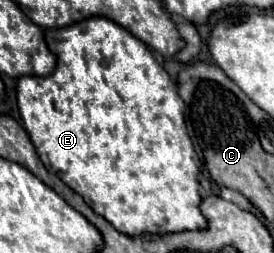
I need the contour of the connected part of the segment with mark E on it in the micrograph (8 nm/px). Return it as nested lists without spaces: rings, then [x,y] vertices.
[[[88,17],[82,23],[68,25],[66,29],[46,29],[46,43],[50,51],[56,55],[56,69],[48,77],[20,77],[16,83],[16,99],[18,99],[18,111],[22,115],[22,124],[27,135],[32,141],[40,161],[44,167],[58,175],[72,191],[82,195],[82,199],[108,223],[112,223],[120,233],[126,235],[142,235],[142,233],[178,233],[186,229],[204,229],[206,219],[200,213],[200,193],[198,193],[198,171],[200,171],[200,159],[194,153],[192,141],[188,137],[186,125],[184,125],[184,101],[180,99],[174,81],[164,71],[164,67],[154,59],[154,55],[148,51],[148,47],[136,39],[130,31],[120,27],[118,23],[106,19],[106,17]]]

